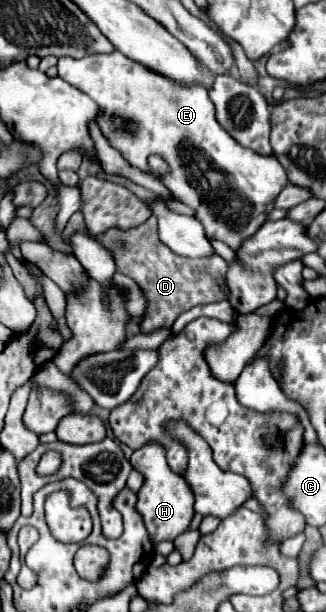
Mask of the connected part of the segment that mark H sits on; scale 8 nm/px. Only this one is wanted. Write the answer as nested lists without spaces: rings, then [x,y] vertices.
[[[149,442],[135,450],[131,456],[131,466],[139,470],[145,478],[143,486],[137,492],[135,510],[141,514],[153,544],[159,544],[163,540],[175,540],[181,532],[189,528],[189,522],[193,518],[193,492],[189,492],[187,482],[179,474],[173,474],[173,470],[169,470],[165,448],[157,442]]]

